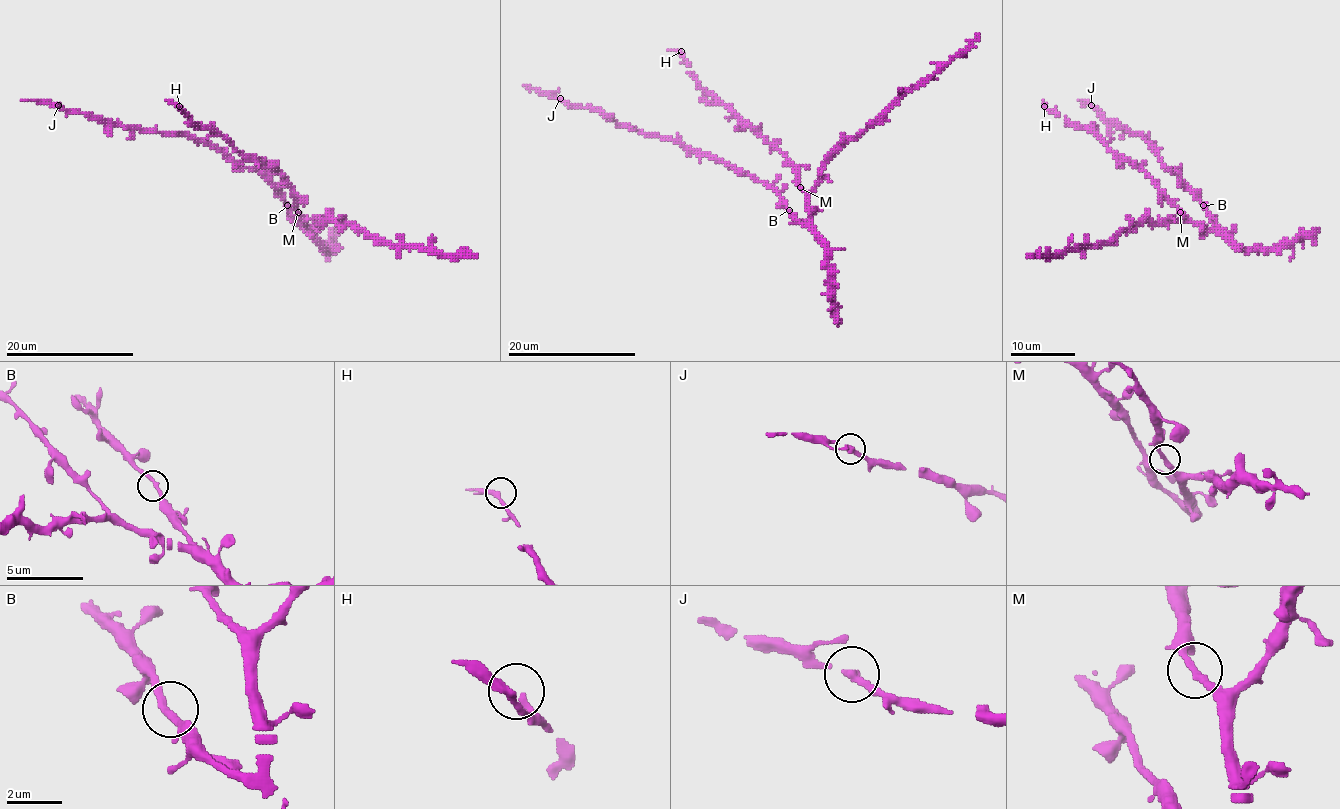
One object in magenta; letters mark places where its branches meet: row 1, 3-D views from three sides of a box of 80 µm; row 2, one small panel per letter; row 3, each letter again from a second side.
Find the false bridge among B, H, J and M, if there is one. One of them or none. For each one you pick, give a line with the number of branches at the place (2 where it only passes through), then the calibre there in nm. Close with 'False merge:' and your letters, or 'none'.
False merge: none

